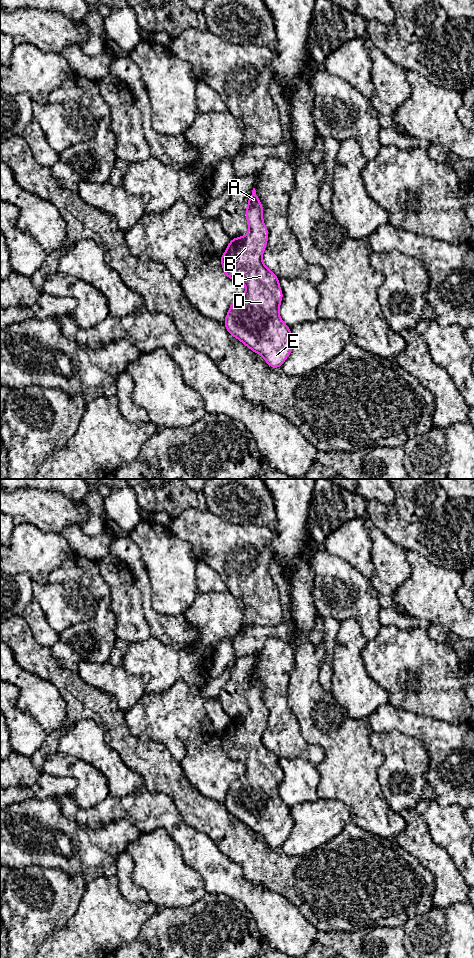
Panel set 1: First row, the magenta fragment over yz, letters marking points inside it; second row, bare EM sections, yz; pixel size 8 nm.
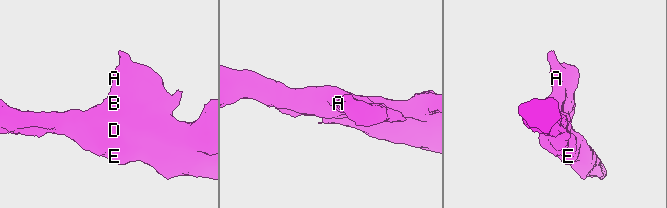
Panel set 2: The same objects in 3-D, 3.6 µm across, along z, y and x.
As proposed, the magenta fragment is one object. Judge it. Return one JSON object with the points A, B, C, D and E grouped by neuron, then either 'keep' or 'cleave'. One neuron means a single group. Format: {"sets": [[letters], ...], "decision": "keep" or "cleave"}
{"sets": [["A", "B", "C", "D", "E"]], "decision": "keep"}

